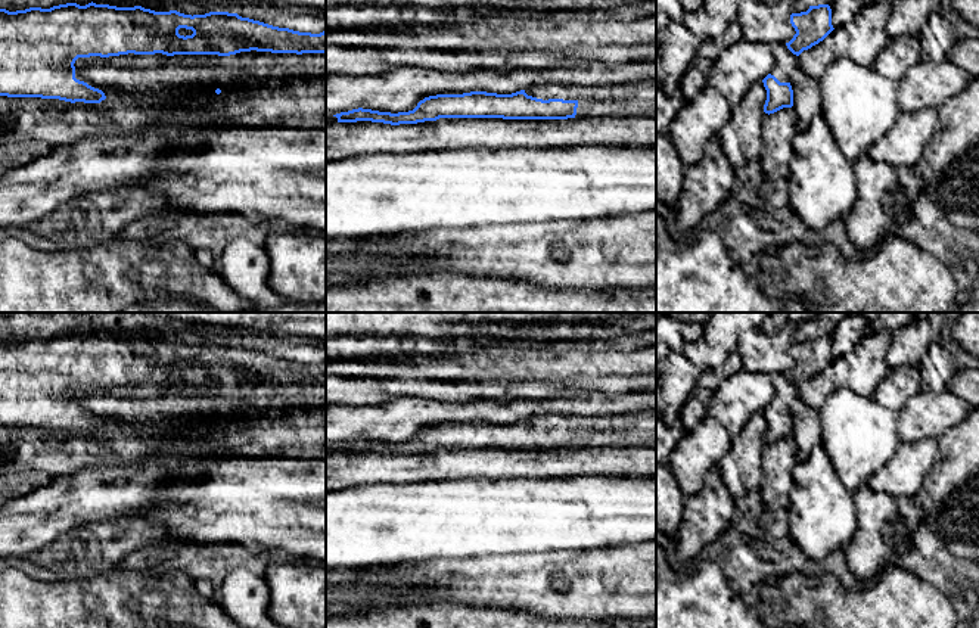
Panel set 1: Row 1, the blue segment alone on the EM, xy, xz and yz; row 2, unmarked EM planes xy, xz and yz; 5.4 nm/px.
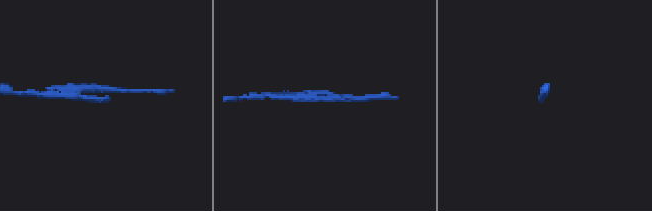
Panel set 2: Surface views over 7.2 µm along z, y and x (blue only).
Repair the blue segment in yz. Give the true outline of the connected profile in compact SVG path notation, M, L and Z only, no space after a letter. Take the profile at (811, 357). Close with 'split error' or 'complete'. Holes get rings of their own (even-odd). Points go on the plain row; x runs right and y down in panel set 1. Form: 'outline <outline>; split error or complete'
outline M829 335L809 336L806 342L792 343L790 354L796 364L786 376L796 386L823 371L835 360Z; complete

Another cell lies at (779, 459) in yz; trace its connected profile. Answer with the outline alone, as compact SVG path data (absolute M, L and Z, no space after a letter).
M792 438L765 444L762 451L764 482L759 495L768 510L787 510L795 492L793 467L798 448Z

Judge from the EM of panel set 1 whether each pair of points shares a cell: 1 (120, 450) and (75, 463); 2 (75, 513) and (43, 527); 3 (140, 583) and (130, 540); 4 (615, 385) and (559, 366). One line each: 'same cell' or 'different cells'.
1: same cell
2: same cell
3: different cells
4: different cells

